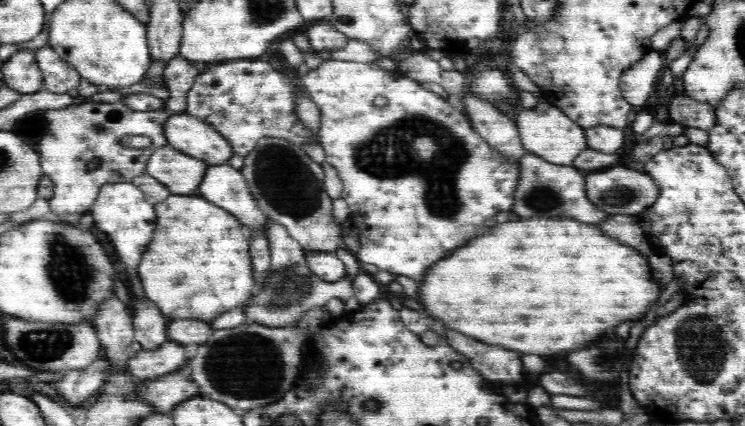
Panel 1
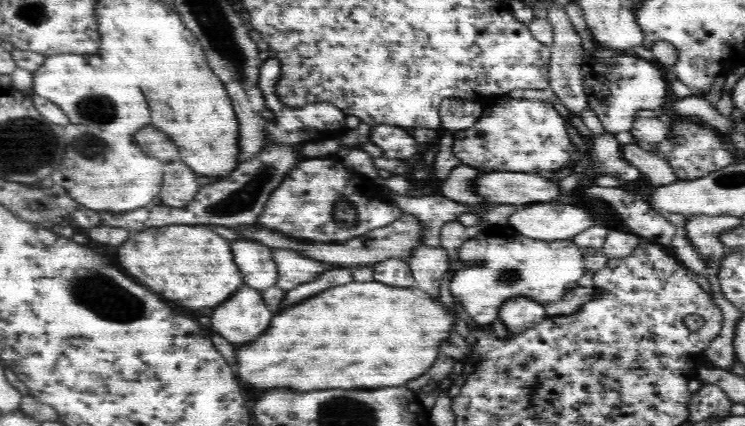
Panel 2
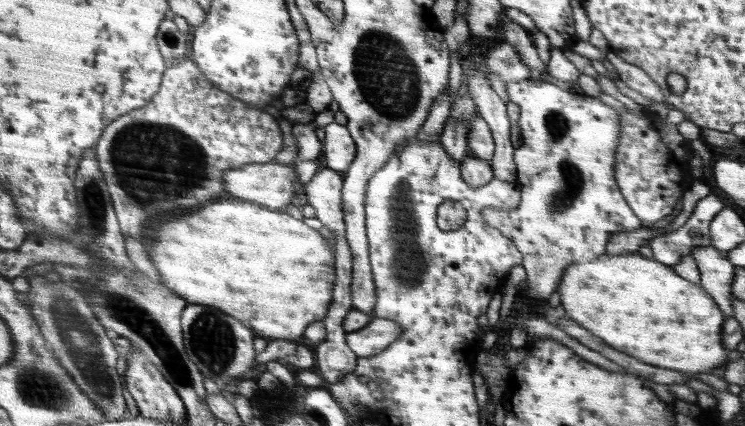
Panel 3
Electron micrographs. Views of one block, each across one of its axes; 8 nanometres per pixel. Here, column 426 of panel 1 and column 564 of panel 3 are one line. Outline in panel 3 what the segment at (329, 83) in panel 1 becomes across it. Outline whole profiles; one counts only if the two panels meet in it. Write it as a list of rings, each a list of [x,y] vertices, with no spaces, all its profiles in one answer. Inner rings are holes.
[[[521,80],[521,82],[511,82],[505,86],[505,94],[509,98],[509,102],[517,104],[519,108],[519,128],[521,128],[521,146],[515,150],[513,154],[513,162],[515,162],[515,172],[517,172],[517,178],[515,178],[515,184],[519,186],[521,190],[521,204],[519,208],[515,210],[509,210],[509,212],[501,212],[501,210],[485,210],[483,216],[487,218],[489,226],[499,230],[501,236],[509,238],[511,244],[523,254],[523,260],[519,262],[523,268],[525,268],[525,282],[521,286],[521,294],[529,300],[535,302],[541,302],[541,300],[549,300],[551,292],[555,290],[559,278],[561,278],[561,272],[567,270],[571,264],[579,264],[579,262],[587,262],[587,260],[593,260],[595,256],[601,256],[601,254],[607,254],[605,246],[609,242],[609,238],[613,234],[621,234],[621,232],[633,232],[637,228],[641,228],[641,220],[637,216],[633,216],[633,212],[627,208],[625,204],[625,198],[617,186],[617,180],[615,180],[615,150],[619,148],[619,120],[617,120],[617,112],[611,110],[609,106],[605,106],[603,102],[599,102],[597,98],[591,98],[591,96],[573,96],[573,94],[567,94],[565,90],[559,90],[557,86],[549,84],[549,82],[539,82],[539,84],[531,84],[529,80]]]

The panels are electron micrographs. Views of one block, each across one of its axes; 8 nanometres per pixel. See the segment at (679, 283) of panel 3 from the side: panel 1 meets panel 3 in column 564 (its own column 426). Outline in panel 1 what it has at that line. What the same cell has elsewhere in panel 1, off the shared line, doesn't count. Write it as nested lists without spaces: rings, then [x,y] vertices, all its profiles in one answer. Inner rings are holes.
[[[532,218],[498,224],[492,234],[470,240],[454,256],[430,268],[426,280],[420,284],[420,304],[432,320],[440,320],[446,328],[454,328],[454,332],[474,336],[486,344],[502,344],[504,348],[538,356],[586,346],[602,332],[614,328],[614,324],[640,320],[658,296],[660,290],[644,256],[604,236],[598,224],[576,222],[572,218]]]

